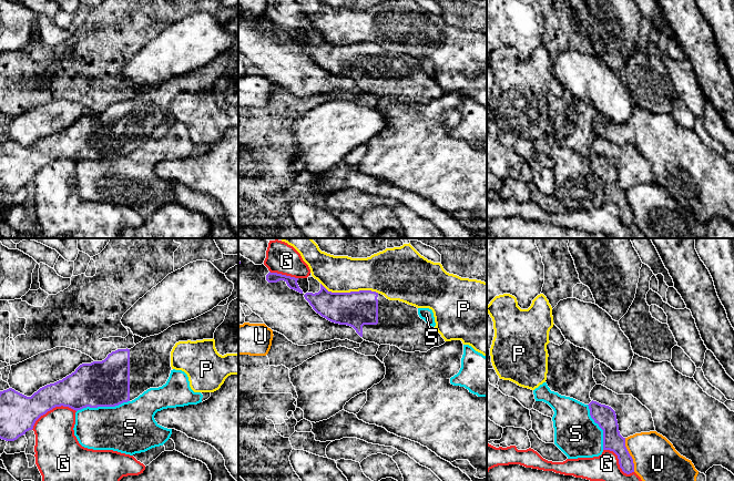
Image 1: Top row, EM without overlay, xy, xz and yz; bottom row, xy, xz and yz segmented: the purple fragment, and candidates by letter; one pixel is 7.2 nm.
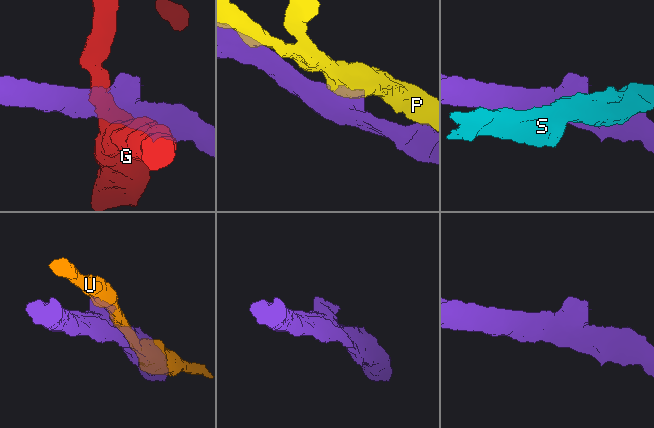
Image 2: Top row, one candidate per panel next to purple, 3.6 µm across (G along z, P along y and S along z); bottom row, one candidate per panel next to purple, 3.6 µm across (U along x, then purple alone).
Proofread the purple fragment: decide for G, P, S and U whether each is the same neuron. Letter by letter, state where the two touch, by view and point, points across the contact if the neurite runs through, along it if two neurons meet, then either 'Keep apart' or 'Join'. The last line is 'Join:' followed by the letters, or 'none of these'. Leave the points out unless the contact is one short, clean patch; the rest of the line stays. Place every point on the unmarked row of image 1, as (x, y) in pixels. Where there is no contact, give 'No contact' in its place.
G: Touches purple at xy (51, 161). Keep apart
P: Touches purple at xz (350, 43). Keep apart
S: Touches purple at xy (102, 157). Keep apart
U: Touches purple at yz (629, 206). Keep apart
Join: none of these

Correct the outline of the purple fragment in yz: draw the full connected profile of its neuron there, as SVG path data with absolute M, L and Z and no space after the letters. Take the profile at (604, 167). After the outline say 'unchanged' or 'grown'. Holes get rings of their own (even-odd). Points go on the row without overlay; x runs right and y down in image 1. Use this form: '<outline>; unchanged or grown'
M565 92L562 96L549 94L547 136L551 143L573 150L589 157L590 167L603 182L603 202L613 203L622 223L634 224L633 211L620 186L615 163L593 153L590 143L597 136L593 130L595 109L589 102Z; grown

